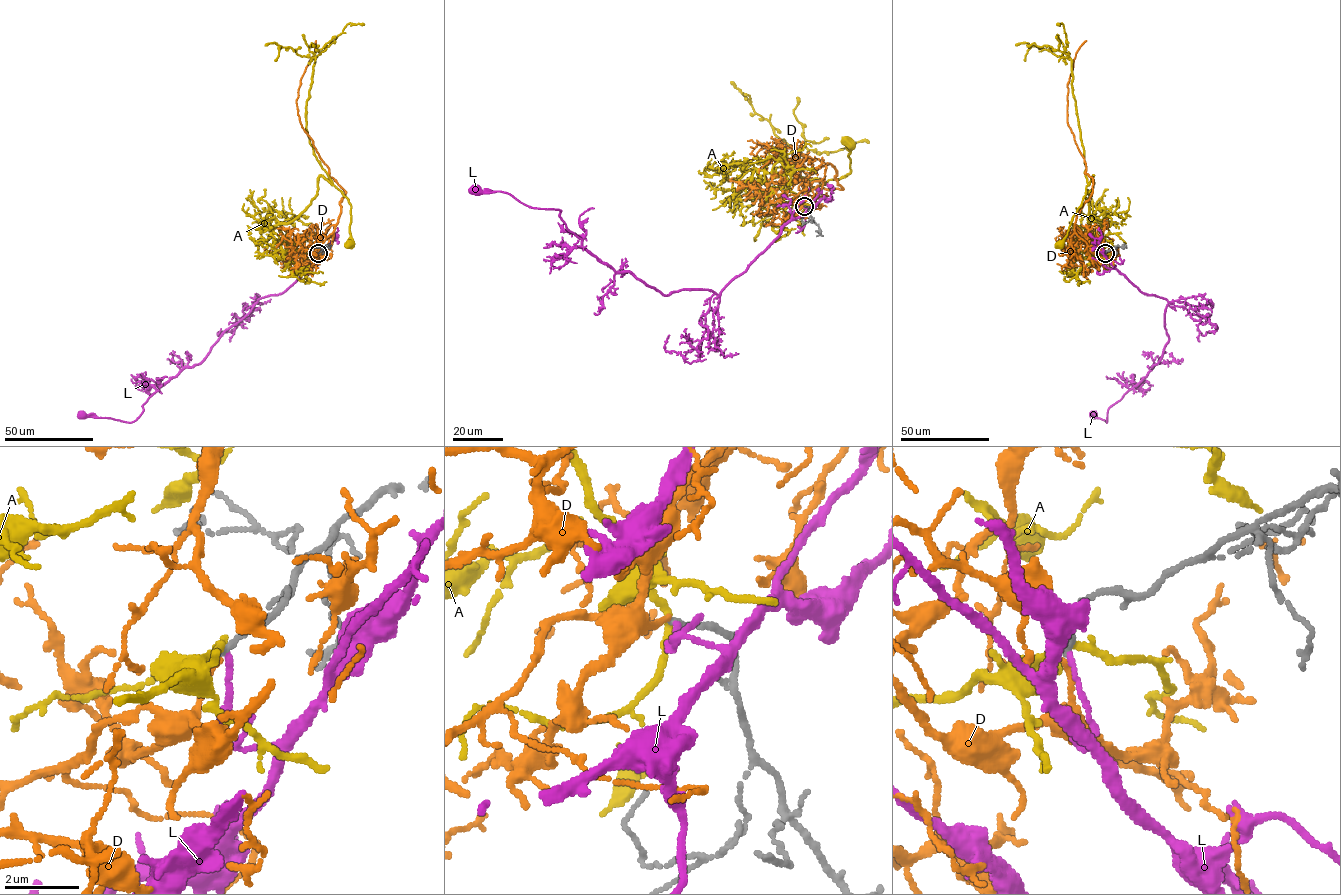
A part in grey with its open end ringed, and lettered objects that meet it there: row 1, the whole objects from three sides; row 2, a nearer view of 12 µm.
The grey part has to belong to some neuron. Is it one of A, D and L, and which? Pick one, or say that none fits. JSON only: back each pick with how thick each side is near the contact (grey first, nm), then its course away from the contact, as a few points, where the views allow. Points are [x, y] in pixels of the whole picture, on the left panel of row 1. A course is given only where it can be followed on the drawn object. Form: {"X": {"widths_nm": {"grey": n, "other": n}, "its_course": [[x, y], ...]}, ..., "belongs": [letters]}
{"D": {"widths_nm": {"grey": 150, "other": 140}, "its_course": [[318, 254], [318, 257], [331, 247], [345, 192], [329, 175], [298, 113], [300, 78], [314, 55], [316, 40]]}, "belongs": ["D"]}

